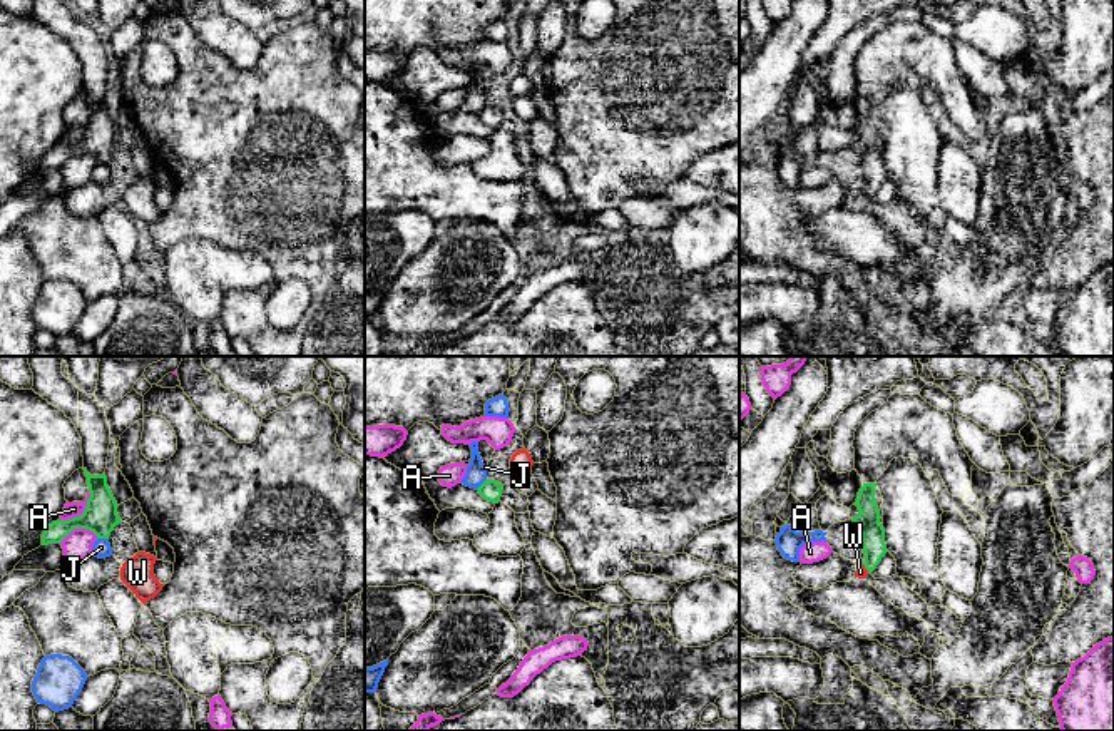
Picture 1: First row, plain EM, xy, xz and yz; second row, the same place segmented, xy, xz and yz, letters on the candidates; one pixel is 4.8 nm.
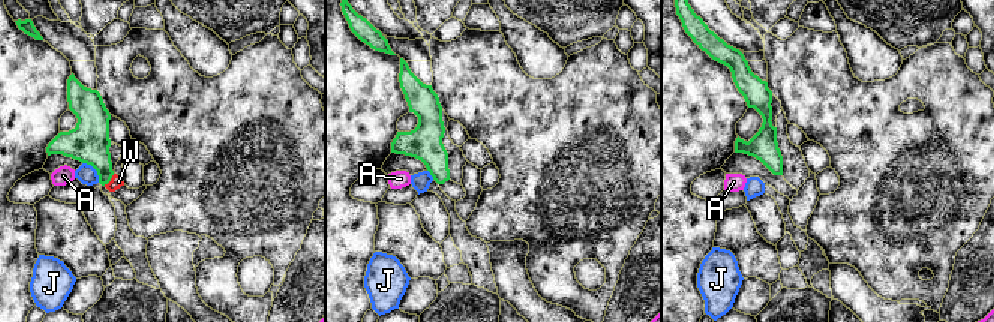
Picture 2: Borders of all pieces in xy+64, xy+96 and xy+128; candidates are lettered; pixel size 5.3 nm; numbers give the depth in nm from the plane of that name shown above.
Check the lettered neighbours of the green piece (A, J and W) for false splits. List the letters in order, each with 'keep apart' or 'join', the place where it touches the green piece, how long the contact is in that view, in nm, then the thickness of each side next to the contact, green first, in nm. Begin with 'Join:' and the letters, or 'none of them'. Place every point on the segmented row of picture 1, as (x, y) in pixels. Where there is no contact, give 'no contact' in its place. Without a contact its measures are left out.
Join: W
A: keep apart; meets green in xy at (84, 512); contact 200 nm long; 160 nm thick on the green side, 70 nm on the other
J: keep apart; meets green in xz at (482, 484); contact 80 nm long; 100 nm thick on the green side, 100 nm on the other
W: join; meets green in yz at (865, 567); contact 50 nm long; 110 nm thick on the green side, 50 nm on the other

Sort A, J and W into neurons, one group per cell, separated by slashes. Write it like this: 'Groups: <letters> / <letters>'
Groups: A / J / W

